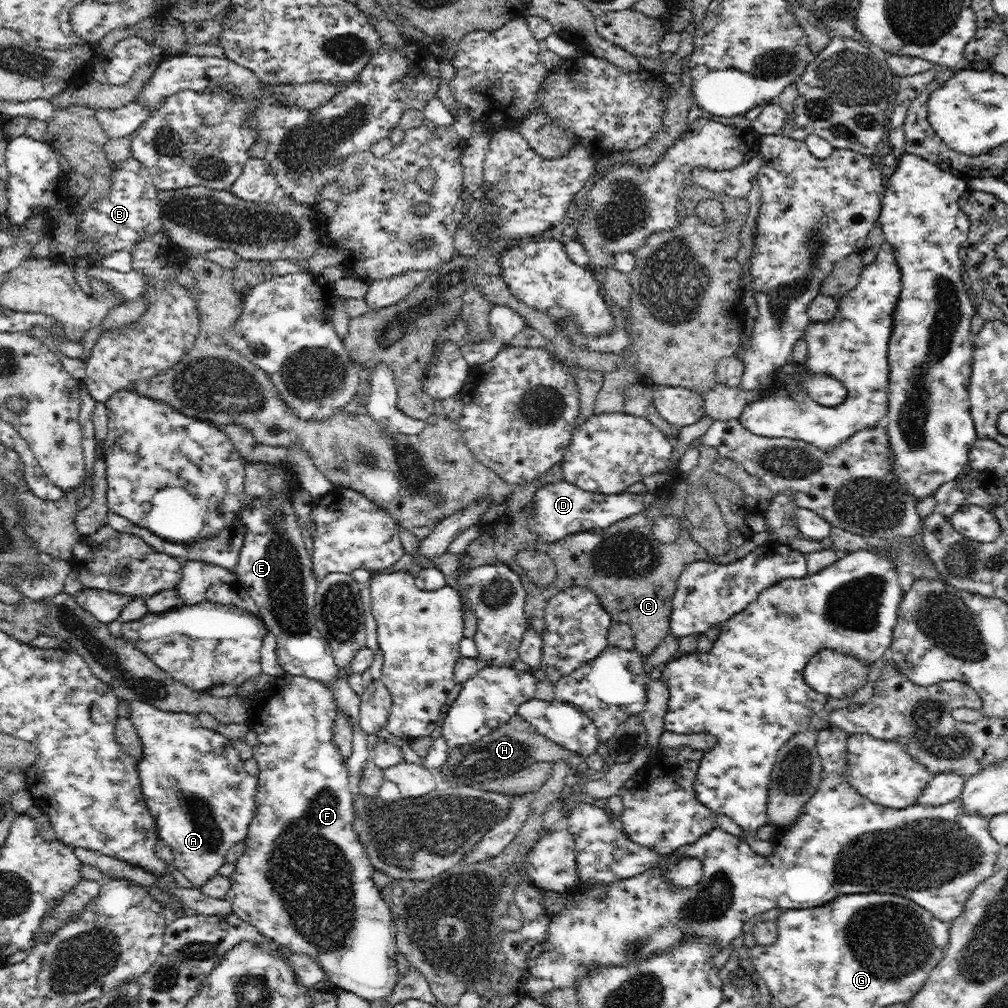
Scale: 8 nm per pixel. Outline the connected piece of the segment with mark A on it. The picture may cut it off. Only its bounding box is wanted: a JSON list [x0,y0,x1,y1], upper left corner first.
[129,700,258,888]

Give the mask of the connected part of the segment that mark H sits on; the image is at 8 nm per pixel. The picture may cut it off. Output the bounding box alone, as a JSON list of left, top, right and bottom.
[439,714,584,787]

